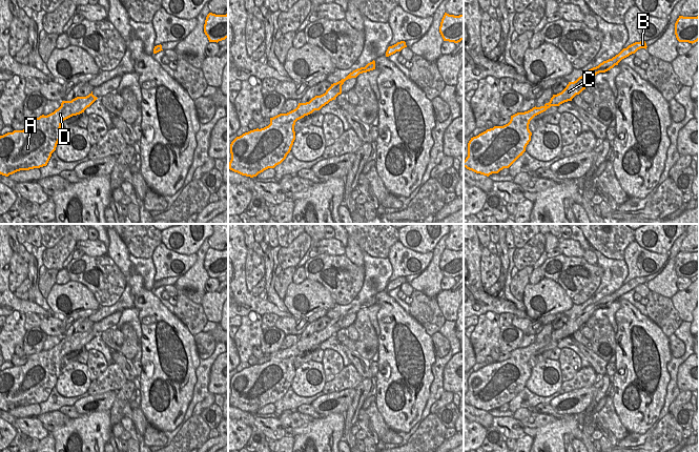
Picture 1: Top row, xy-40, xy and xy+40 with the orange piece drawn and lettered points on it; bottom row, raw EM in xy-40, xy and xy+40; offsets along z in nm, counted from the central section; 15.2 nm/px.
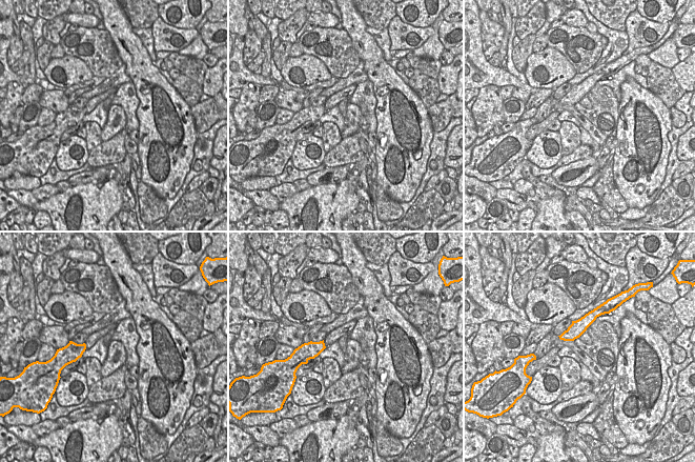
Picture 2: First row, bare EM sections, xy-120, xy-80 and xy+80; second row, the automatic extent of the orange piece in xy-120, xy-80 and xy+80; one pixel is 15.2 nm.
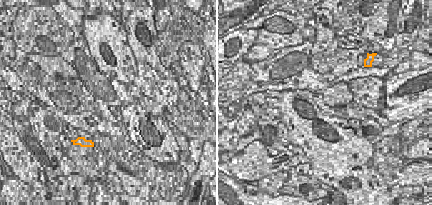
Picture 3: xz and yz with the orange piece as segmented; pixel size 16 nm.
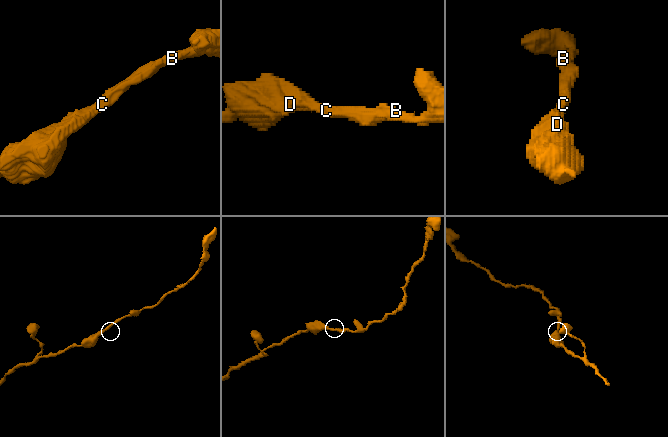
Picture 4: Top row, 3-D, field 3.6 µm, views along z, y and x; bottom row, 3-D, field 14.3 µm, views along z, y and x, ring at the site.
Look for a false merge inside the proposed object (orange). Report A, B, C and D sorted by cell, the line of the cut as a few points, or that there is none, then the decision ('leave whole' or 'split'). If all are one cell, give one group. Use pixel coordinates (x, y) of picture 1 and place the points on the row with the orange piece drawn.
A B C D | no cut | leave whole

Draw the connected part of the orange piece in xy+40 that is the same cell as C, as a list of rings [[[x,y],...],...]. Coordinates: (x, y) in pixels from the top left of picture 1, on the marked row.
[[[645,41],[629,45],[612,59],[587,70],[576,81],[569,82],[561,93],[553,95],[550,102],[543,106],[535,106],[528,111],[517,112],[511,116],[508,124],[494,126],[471,138],[464,167],[487,177],[498,173],[503,168],[509,168],[526,151],[532,136],[529,124],[535,116],[546,111],[551,106],[559,106],[564,102],[572,101],[576,95],[585,89],[597,74],[610,70],[618,65],[622,59],[635,54],[640,48],[646,49],[646,47]]]

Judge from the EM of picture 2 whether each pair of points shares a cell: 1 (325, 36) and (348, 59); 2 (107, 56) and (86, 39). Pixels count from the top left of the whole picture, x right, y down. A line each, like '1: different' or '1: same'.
1: same
2: same

